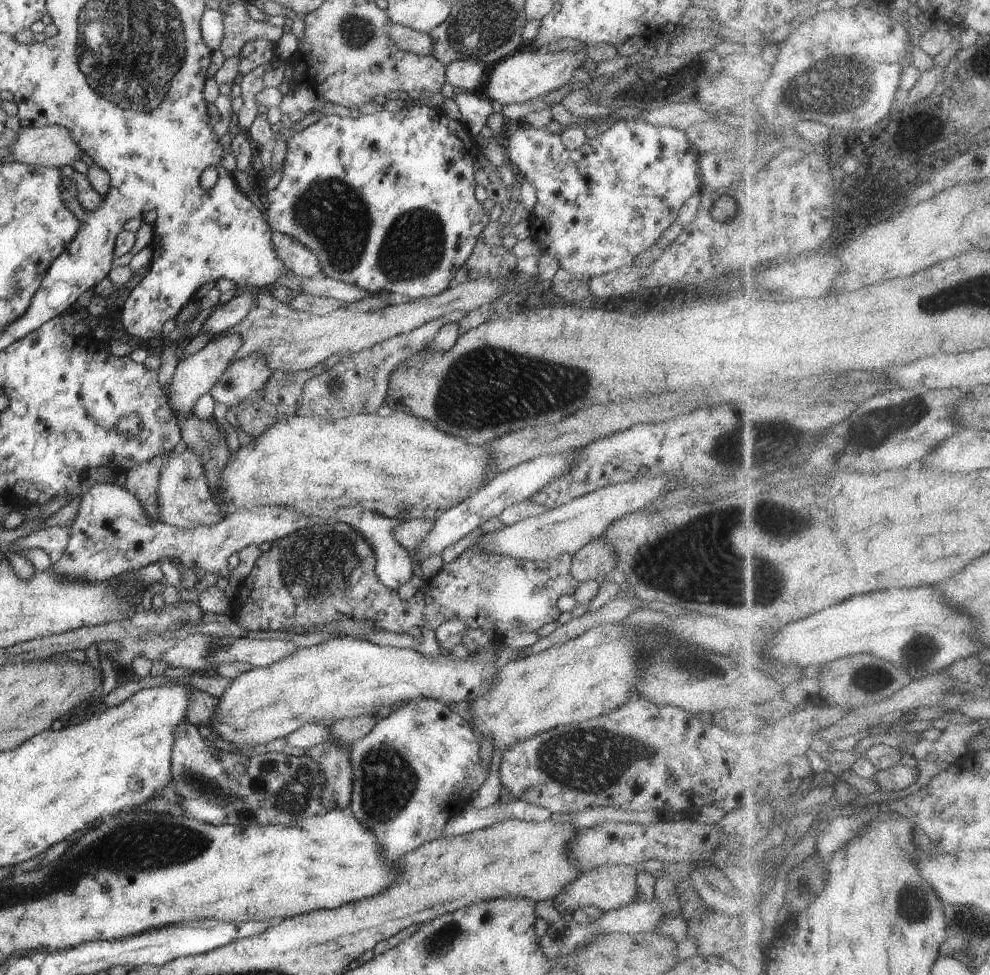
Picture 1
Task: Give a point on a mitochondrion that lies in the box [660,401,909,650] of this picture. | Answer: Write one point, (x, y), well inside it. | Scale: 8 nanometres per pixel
(762, 435)

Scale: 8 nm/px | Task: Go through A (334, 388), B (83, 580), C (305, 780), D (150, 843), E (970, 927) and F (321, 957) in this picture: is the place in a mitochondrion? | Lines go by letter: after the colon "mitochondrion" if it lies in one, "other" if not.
A: mitochondrion
B: other
C: mitochondrion
D: mitochondrion
E: mitochondrion
F: other

